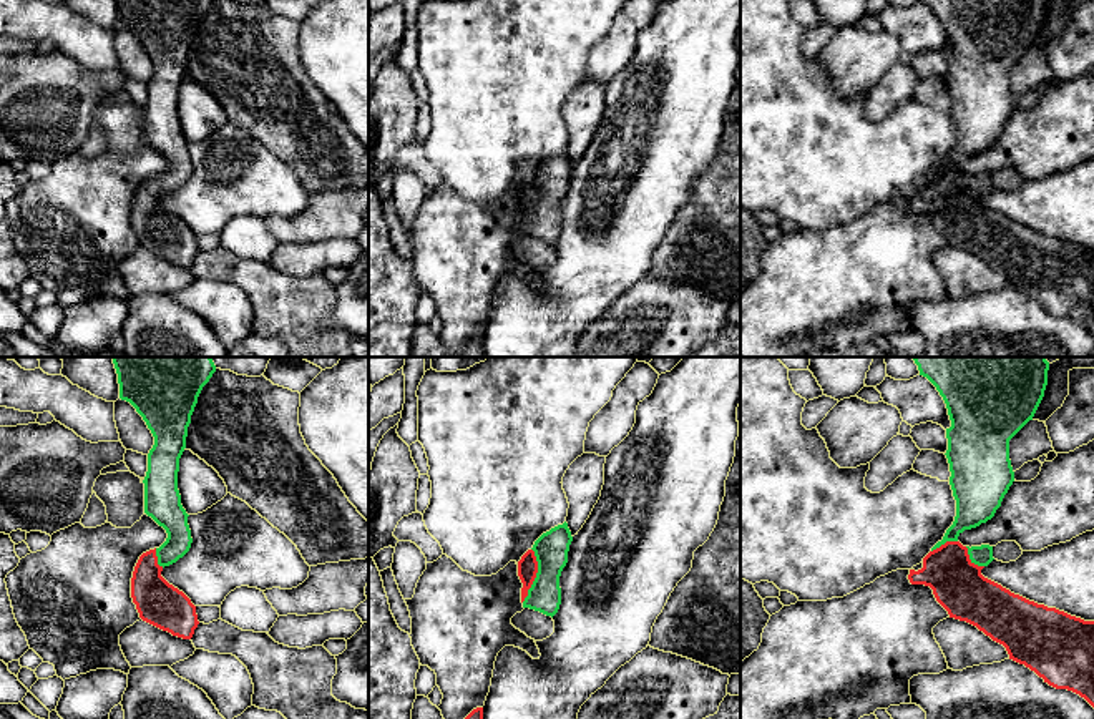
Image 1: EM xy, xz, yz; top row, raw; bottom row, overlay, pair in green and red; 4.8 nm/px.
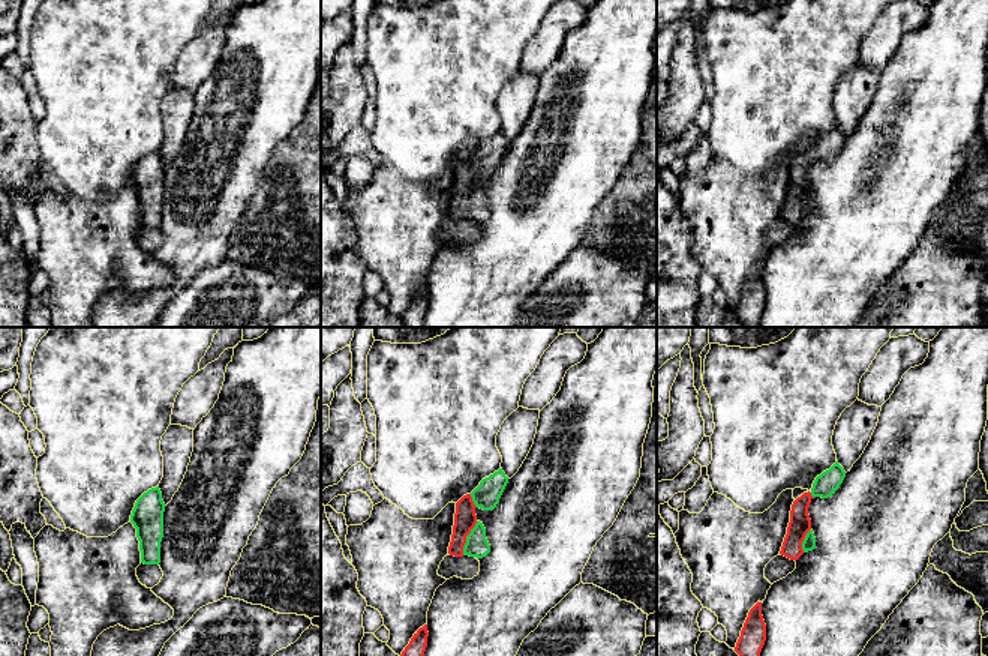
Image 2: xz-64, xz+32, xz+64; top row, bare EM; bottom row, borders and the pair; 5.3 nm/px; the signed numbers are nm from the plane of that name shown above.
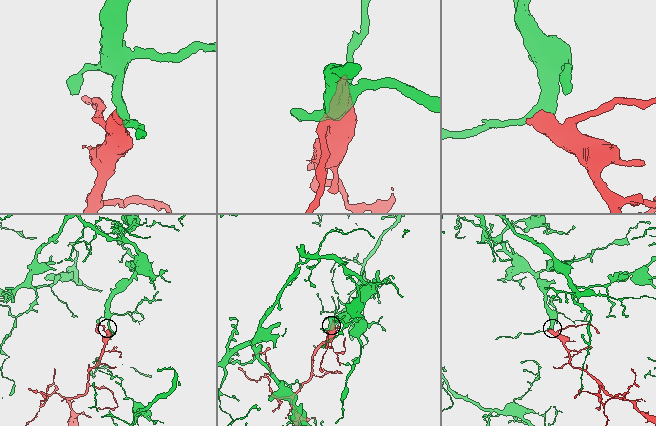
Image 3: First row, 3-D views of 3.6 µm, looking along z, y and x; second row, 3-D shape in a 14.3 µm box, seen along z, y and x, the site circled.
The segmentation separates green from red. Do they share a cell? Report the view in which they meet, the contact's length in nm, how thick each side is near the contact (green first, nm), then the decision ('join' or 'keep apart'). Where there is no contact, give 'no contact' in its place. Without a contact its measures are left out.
xz | 260 nm | 160/100 nm | join

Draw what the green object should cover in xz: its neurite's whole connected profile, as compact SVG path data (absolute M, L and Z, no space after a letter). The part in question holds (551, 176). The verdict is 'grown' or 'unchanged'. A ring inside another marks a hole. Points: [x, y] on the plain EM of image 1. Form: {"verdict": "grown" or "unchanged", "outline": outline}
{"verdict": "grown", "outline": "M568 151L543 161L518 189L518 204L523 211L523 236L554 244L561 232L559 204L568 191L573 169Z"}

